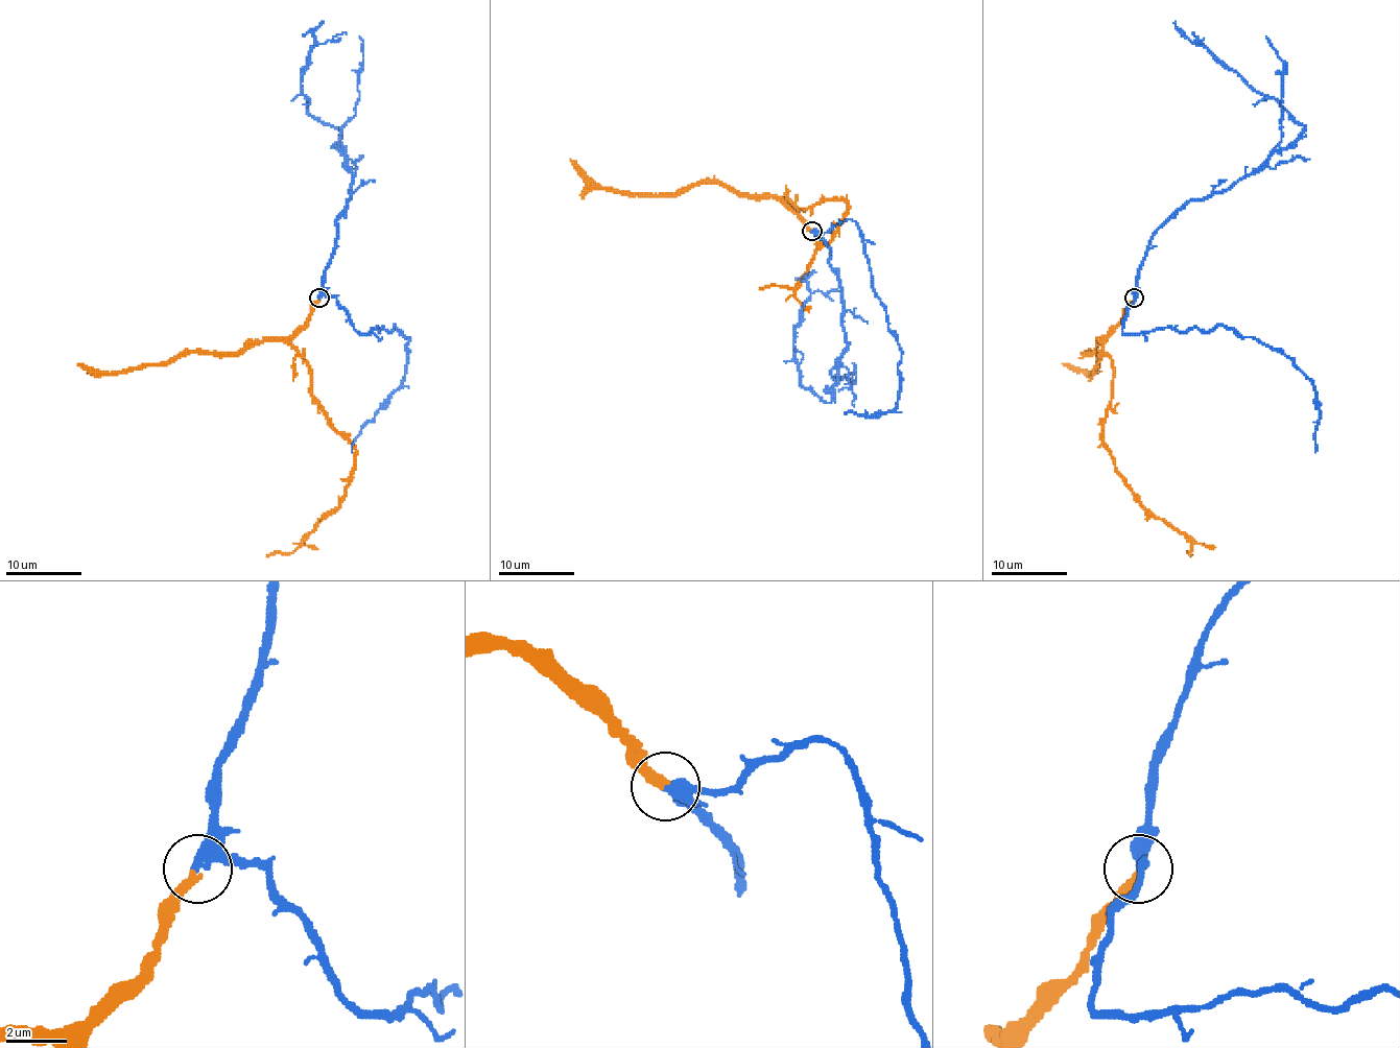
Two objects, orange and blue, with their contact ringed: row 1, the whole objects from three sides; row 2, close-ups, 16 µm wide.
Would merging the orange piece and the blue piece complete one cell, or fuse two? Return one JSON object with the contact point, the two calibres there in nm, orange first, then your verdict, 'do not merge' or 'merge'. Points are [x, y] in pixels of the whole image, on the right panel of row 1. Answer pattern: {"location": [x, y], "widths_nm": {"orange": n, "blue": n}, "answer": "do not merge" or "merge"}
{"location": [1134, 298], "widths_nm": {"orange": 280, "blue": 300}, "answer": "merge"}

